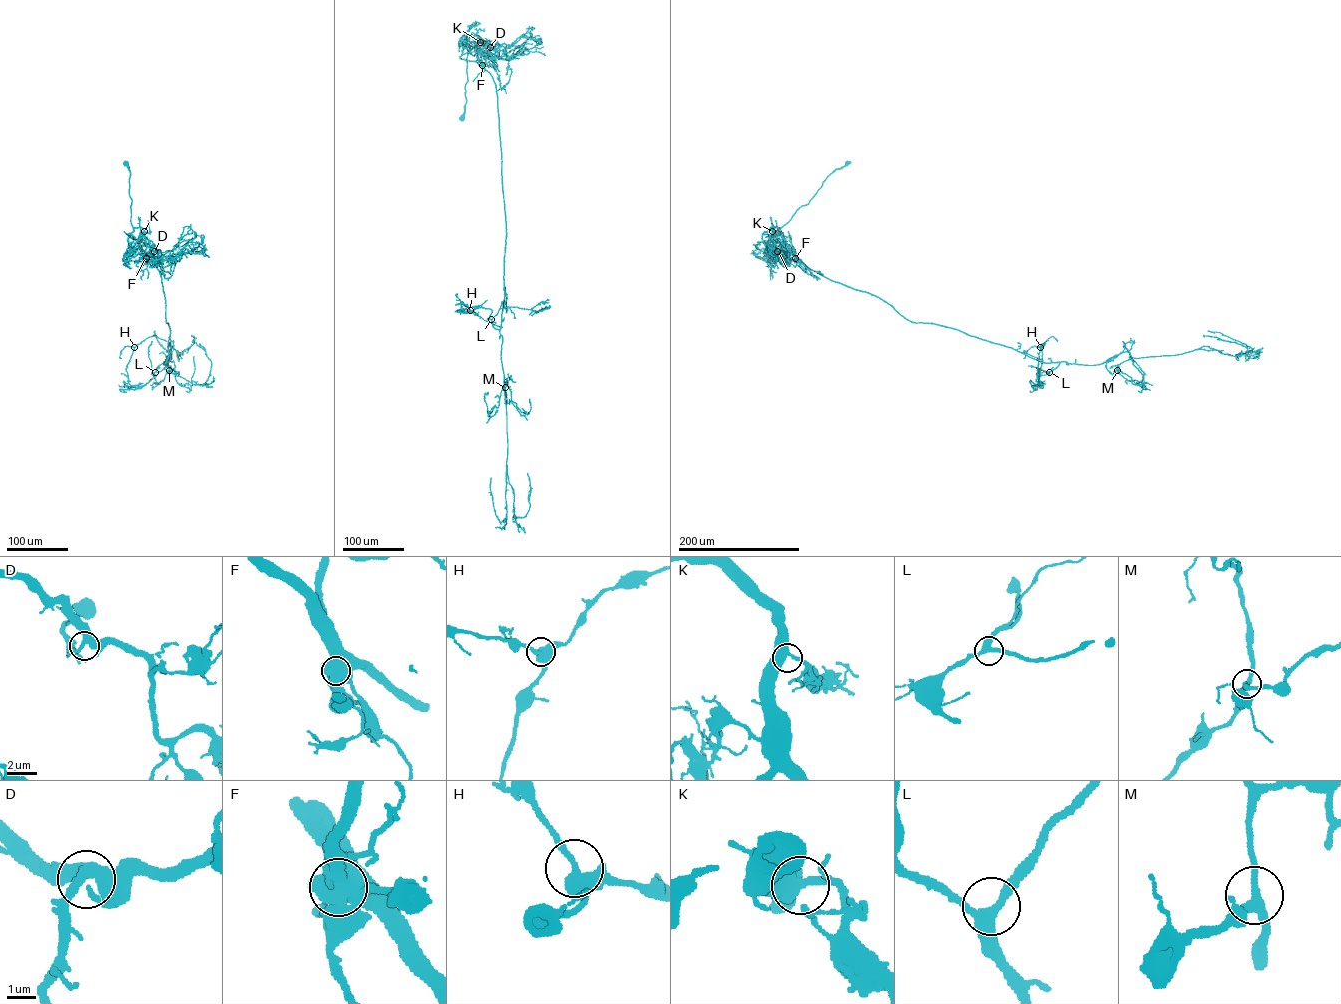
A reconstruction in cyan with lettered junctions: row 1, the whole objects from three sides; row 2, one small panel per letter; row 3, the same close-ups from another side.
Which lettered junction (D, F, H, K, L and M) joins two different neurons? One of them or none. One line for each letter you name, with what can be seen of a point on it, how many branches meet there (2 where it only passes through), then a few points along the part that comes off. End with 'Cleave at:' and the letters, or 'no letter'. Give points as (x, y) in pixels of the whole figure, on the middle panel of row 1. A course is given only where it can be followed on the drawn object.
F: at (482, 65); 3 branches meet; foreign part runs (482, 65), (459, 58)
Cleave at: F

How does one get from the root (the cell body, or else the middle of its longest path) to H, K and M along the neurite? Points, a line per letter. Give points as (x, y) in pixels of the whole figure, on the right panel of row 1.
H: (847, 163), (772, 233), (783, 237), (786, 251), (911, 321), (1059, 362), (1039, 377), (1040, 388), (1040, 347)
K: (847, 163), (827, 177), (808, 203), (772, 231)
M: (847, 163), (772, 233), (786, 251), (911, 321), (1045, 363), (1094, 365), (1128, 351), (1117, 370)

